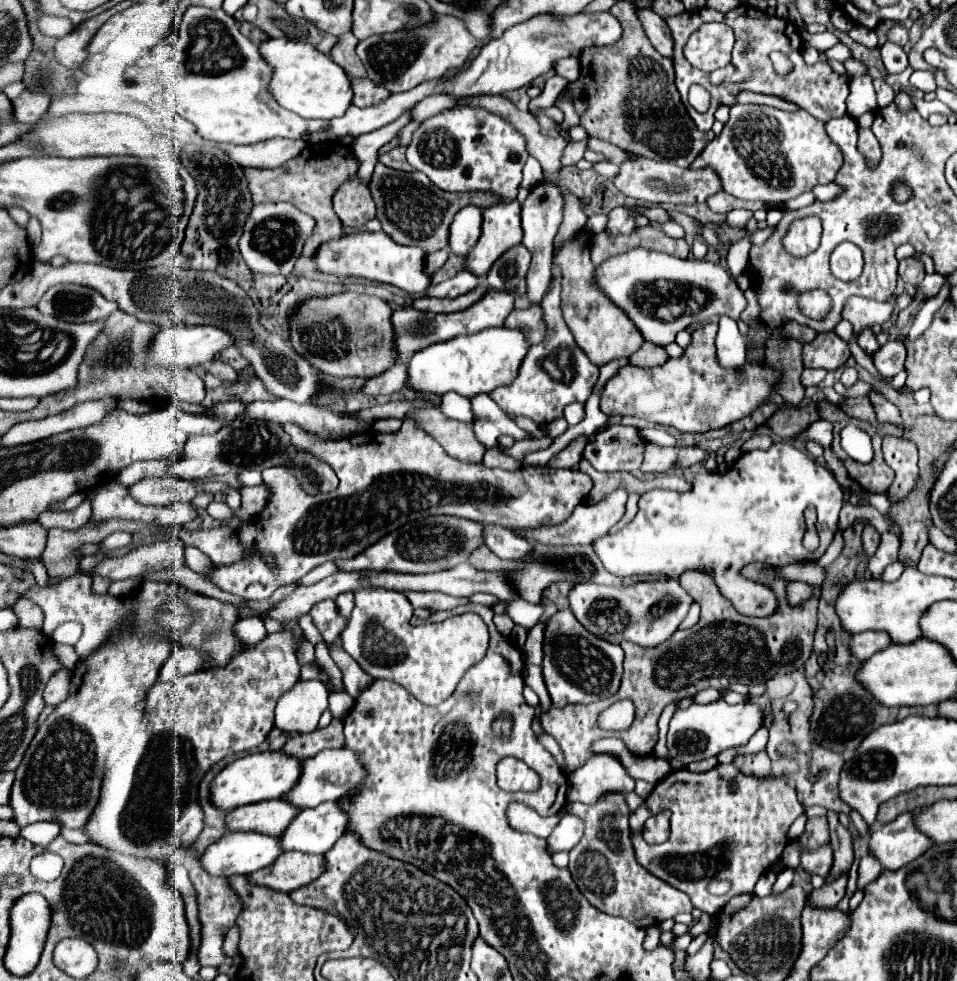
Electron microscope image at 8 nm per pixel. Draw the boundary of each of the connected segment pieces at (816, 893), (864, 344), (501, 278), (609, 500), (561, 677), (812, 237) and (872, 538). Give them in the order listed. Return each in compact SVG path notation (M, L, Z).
M847 874L845 876L839 876L837 880L831 880L831 882L825 882L823 888L819 890L813 890L809 894L809 904L811 906L819 906L819 908L835 908L837 902L845 896L845 886L847 886Z
M871 326L863 328L863 330L857 334L857 344L859 344L867 354L873 354L873 352L879 348L879 344L877 344L877 340L875 340L875 332L873 332Z
M519 244L509 248L509 252L501 254L501 258L495 260L493 268L487 274L487 284L495 290L513 290L517 292L517 308L527 308L529 298L525 292L525 276L529 270L531 252Z
M617 490L611 492L605 500L597 502L597 504L579 504L571 518L561 524L561 526L543 526L543 528L527 528L527 530L515 530L519 536L523 536L529 542L535 544L549 544L549 546L587 546L591 544L591 540L597 540L601 536L605 536L609 532L609 528L613 524L617 524L621 520L621 516L625 514L625 502L627 502L627 492L625 490Z
M561 610L551 616L551 620L547 622L543 650L543 678L551 694L553 706L561 708L565 704L589 704L601 698L609 698L619 690L623 672L621 646L589 634L577 622L571 610Z
M803 218L795 220L783 238L785 250L793 256L805 256L813 252L821 238L821 220L819 218Z
M865 522L865 528L863 528L861 538L863 538L863 550L865 550L865 554L871 558L871 556L875 554L877 546L879 546L879 538L881 538L881 534L875 530L875 526L871 526L869 522Z

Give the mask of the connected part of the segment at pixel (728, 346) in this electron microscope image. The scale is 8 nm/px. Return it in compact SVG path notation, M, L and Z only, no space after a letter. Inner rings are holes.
M723 316L719 320L719 332L717 332L717 356L719 356L719 362L725 366L725 368L739 368L743 366L745 362L745 356L747 356L747 344L749 342L765 342L769 338L767 330L749 330L747 336L743 336L737 328L737 322Z

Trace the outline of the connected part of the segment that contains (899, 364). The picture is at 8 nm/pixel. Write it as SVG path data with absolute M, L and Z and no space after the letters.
M901 340L887 342L873 354L873 364L883 377L893 378L903 370L907 348Z

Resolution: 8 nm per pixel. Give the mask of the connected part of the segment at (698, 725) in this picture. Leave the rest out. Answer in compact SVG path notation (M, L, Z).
M723 700L711 702L711 704L693 704L687 710L677 710L671 718L671 726L667 732L667 748L671 752L671 758L683 762L683 766L705 760L711 756L717 756L719 752L735 746L745 746L749 738L763 726L763 710L753 704L727 704Z

